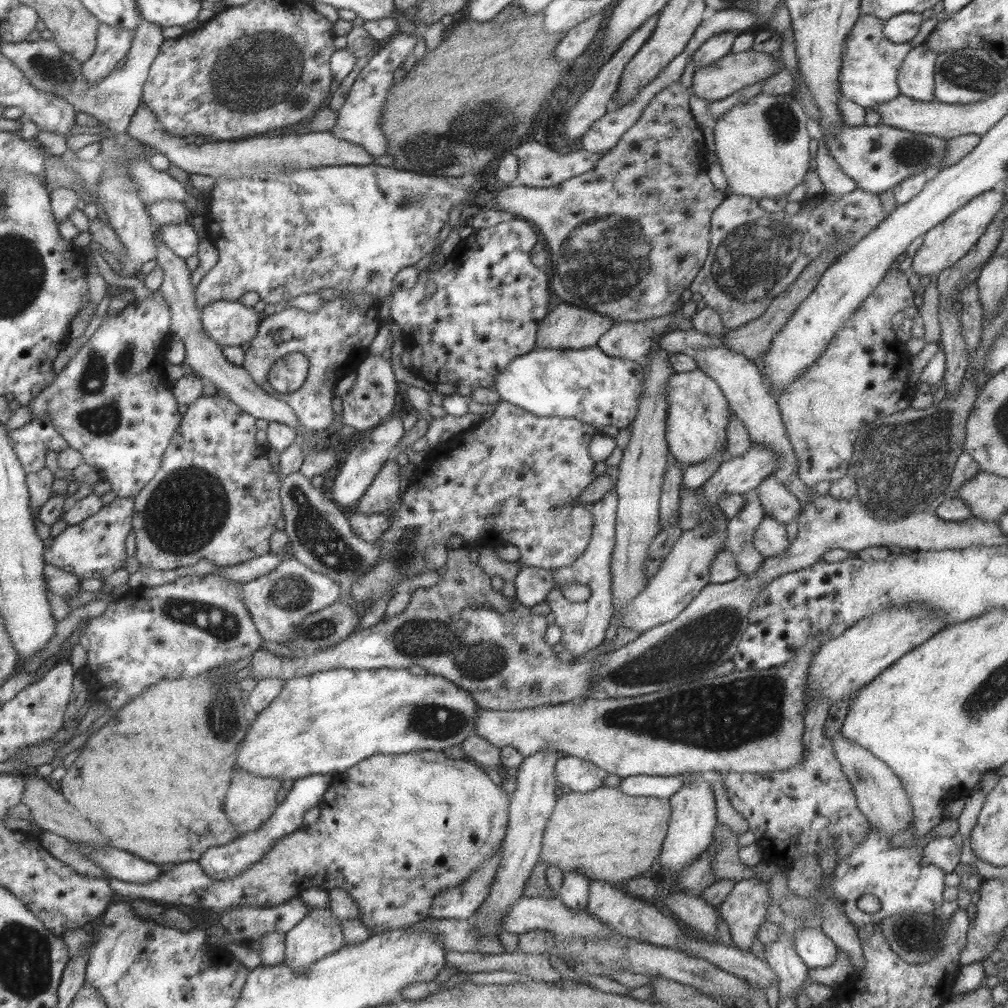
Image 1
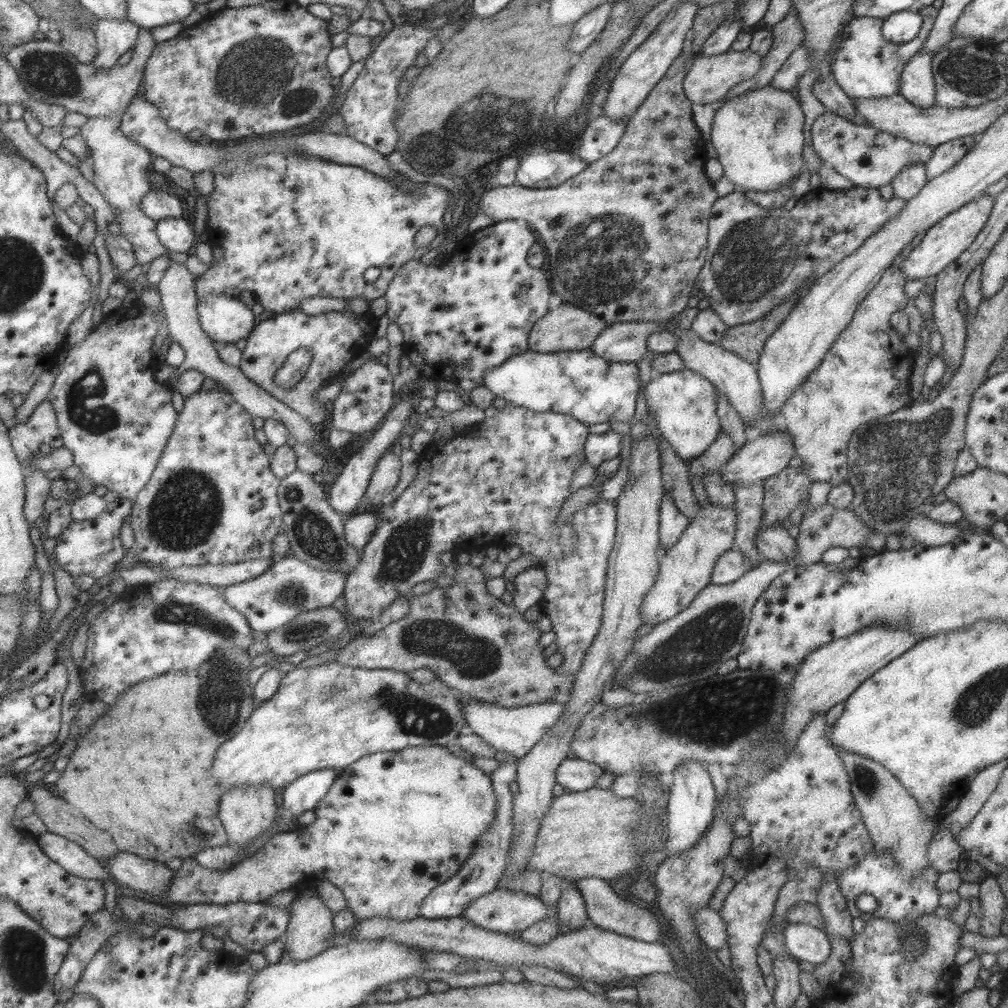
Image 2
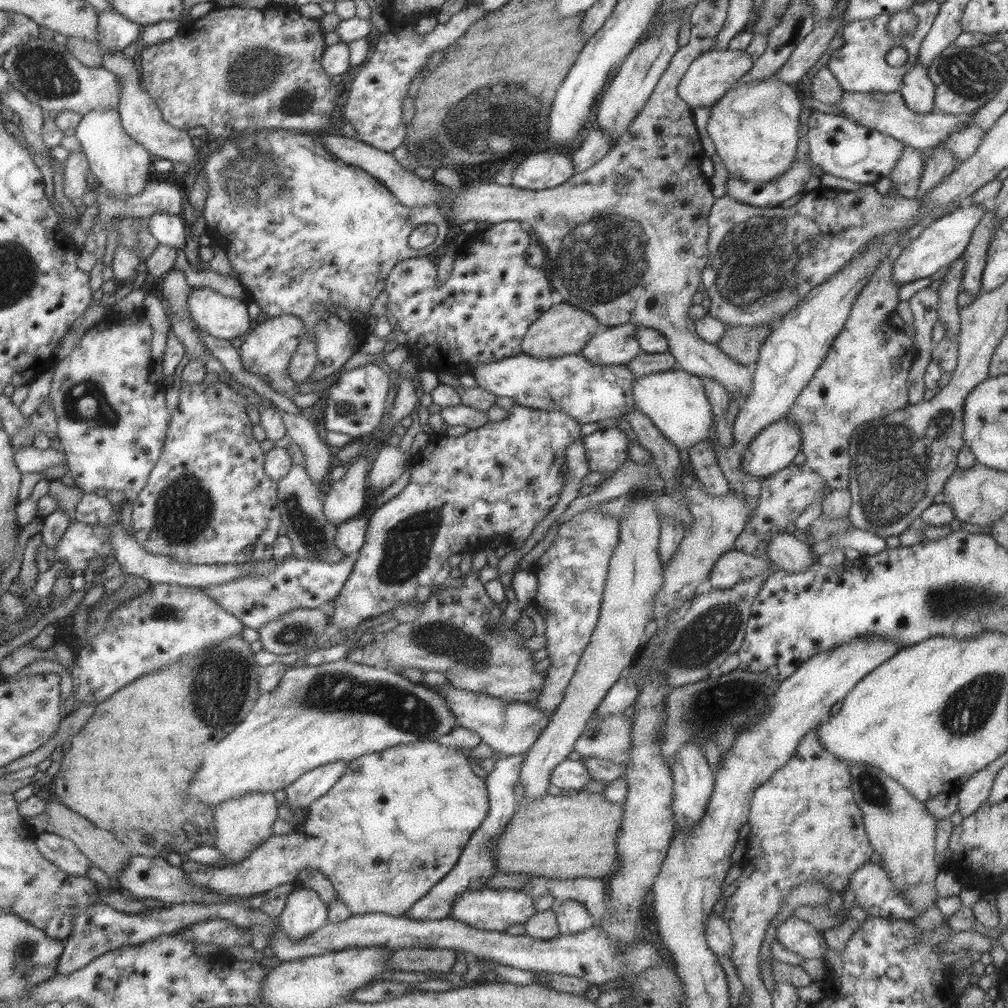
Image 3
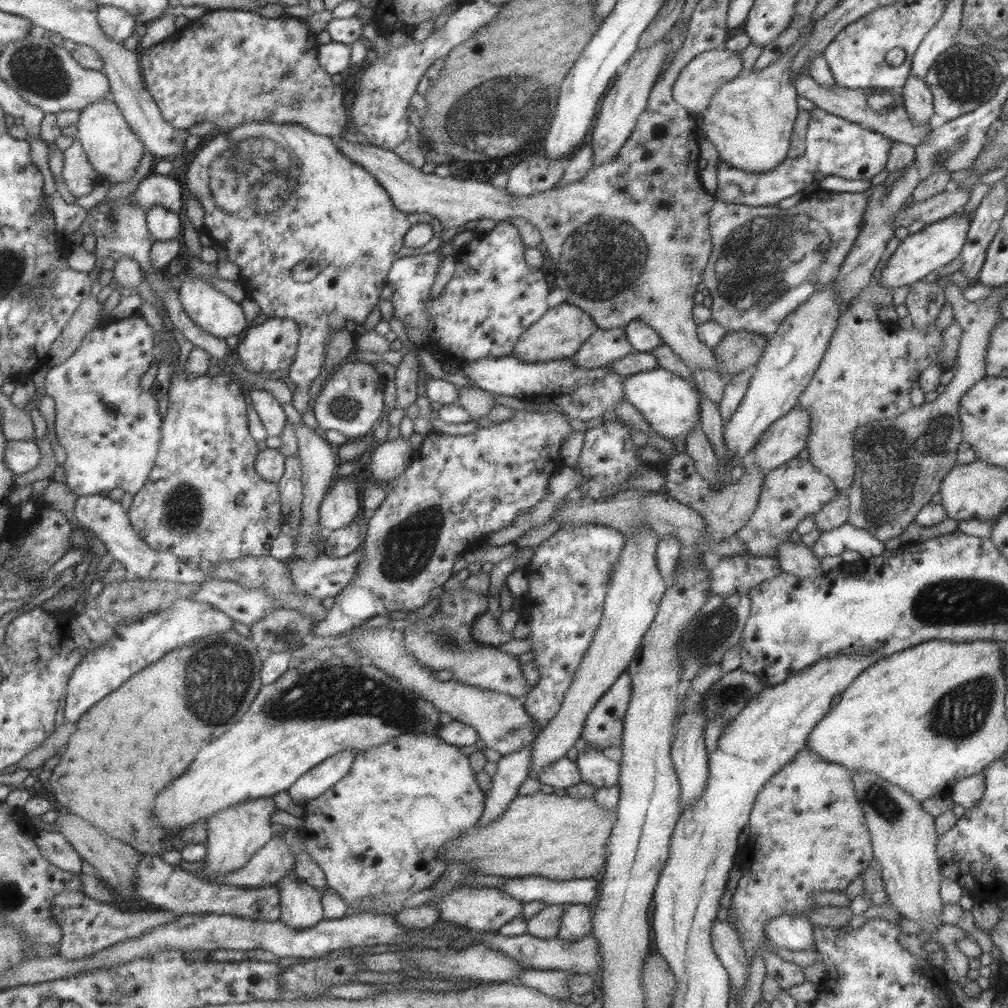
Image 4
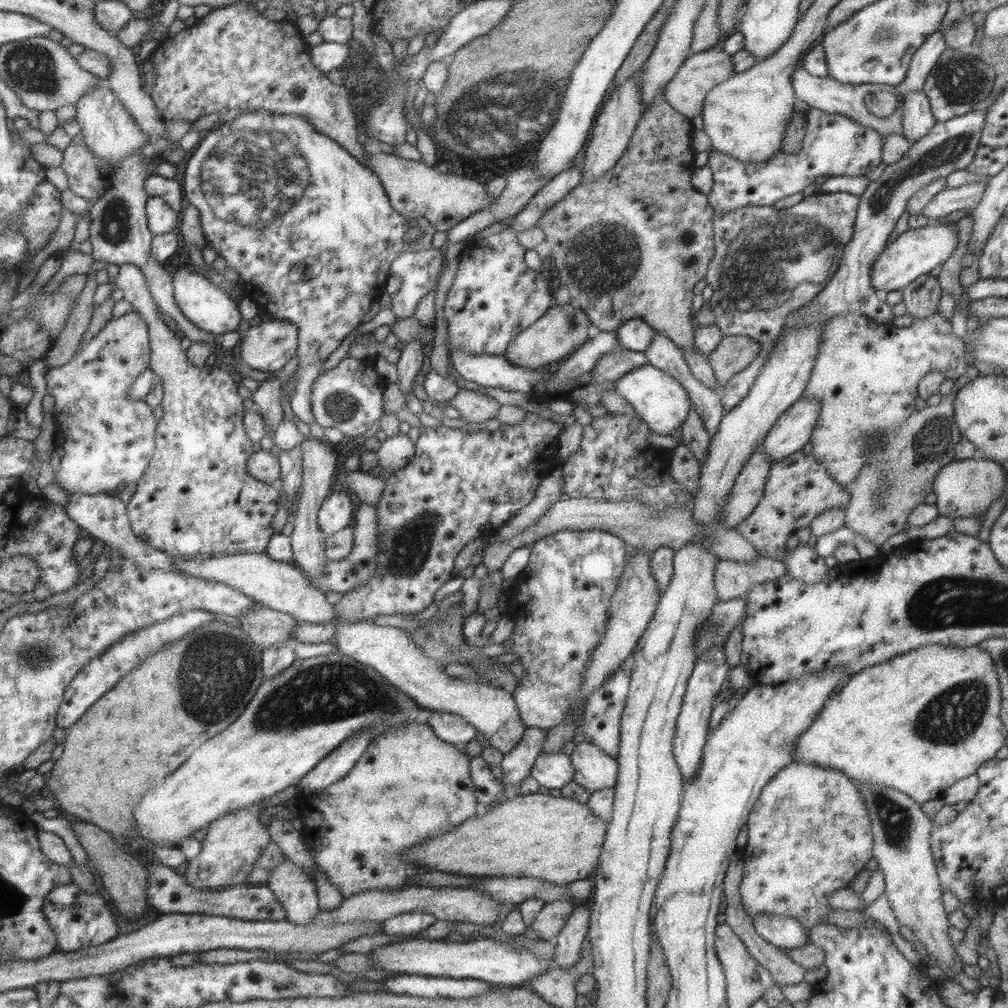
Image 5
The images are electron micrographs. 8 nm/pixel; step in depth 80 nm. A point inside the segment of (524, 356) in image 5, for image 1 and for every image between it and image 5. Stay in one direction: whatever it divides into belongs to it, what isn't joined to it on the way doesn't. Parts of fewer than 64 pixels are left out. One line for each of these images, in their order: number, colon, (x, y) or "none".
1: (565, 327)
2: (567, 328)
3: (562, 329)
4: (561, 330)

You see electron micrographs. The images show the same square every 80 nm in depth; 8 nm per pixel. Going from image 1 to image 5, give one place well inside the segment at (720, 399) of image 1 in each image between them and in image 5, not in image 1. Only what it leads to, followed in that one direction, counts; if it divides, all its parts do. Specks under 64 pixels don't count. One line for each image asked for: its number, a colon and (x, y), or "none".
2: (683, 406)
3: (674, 400)
4: (669, 404)
5: (658, 400)

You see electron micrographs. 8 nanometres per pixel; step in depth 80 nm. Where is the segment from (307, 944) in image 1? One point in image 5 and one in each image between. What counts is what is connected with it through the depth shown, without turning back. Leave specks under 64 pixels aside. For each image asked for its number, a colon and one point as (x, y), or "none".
2: (309, 927)
3: (304, 912)
4: (300, 904)
5: (293, 889)

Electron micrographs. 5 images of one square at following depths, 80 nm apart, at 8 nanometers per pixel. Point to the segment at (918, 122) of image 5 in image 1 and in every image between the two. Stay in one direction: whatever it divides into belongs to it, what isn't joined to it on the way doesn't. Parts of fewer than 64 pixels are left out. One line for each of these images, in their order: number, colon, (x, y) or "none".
1: (915, 78)
2: (916, 84)
3: (917, 91)
4: (917, 100)

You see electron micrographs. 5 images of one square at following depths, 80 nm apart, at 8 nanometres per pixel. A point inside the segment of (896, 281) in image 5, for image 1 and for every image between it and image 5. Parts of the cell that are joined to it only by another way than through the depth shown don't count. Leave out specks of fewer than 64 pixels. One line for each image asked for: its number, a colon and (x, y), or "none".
1: (942, 245)
2: (943, 242)
3: (942, 241)
4: (936, 244)

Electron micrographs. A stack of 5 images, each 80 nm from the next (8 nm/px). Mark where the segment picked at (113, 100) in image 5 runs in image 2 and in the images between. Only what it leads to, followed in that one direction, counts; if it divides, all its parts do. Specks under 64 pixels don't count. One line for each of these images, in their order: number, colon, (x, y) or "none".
2: (119, 165)
3: (119, 164)
4: (110, 146)

